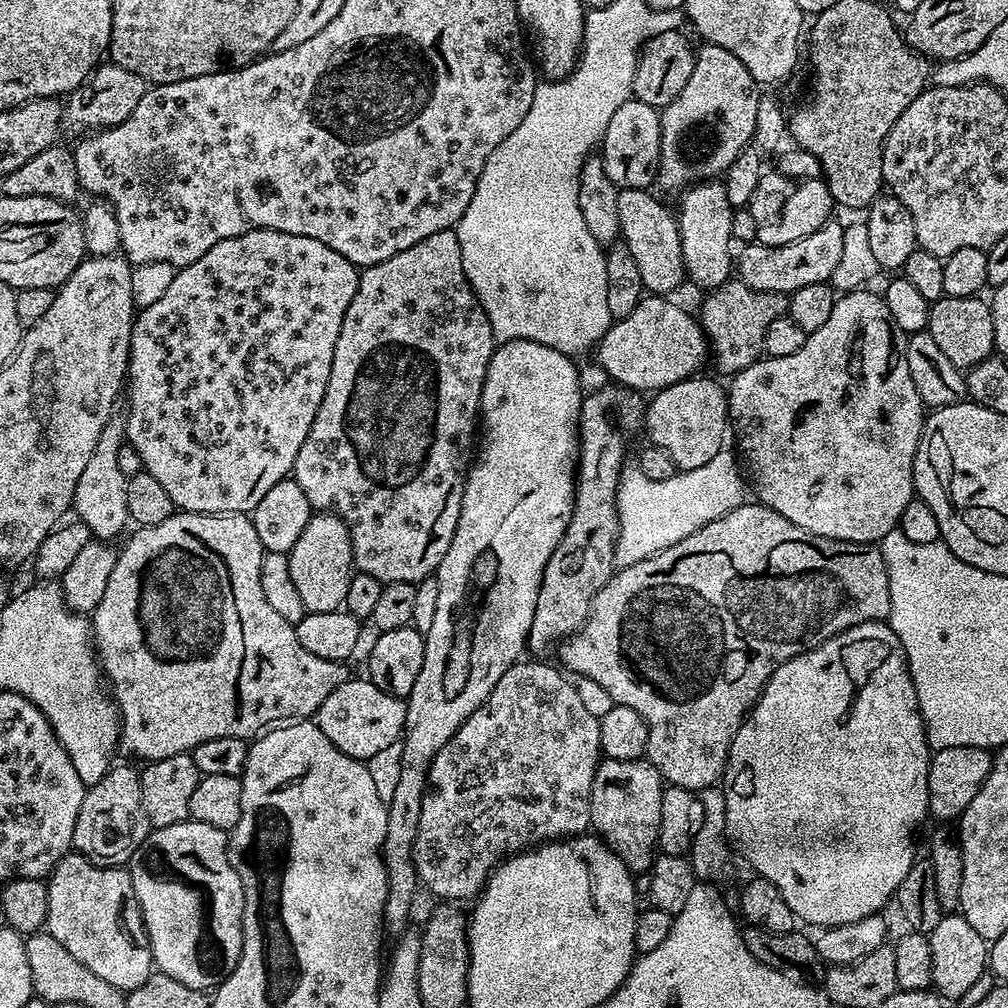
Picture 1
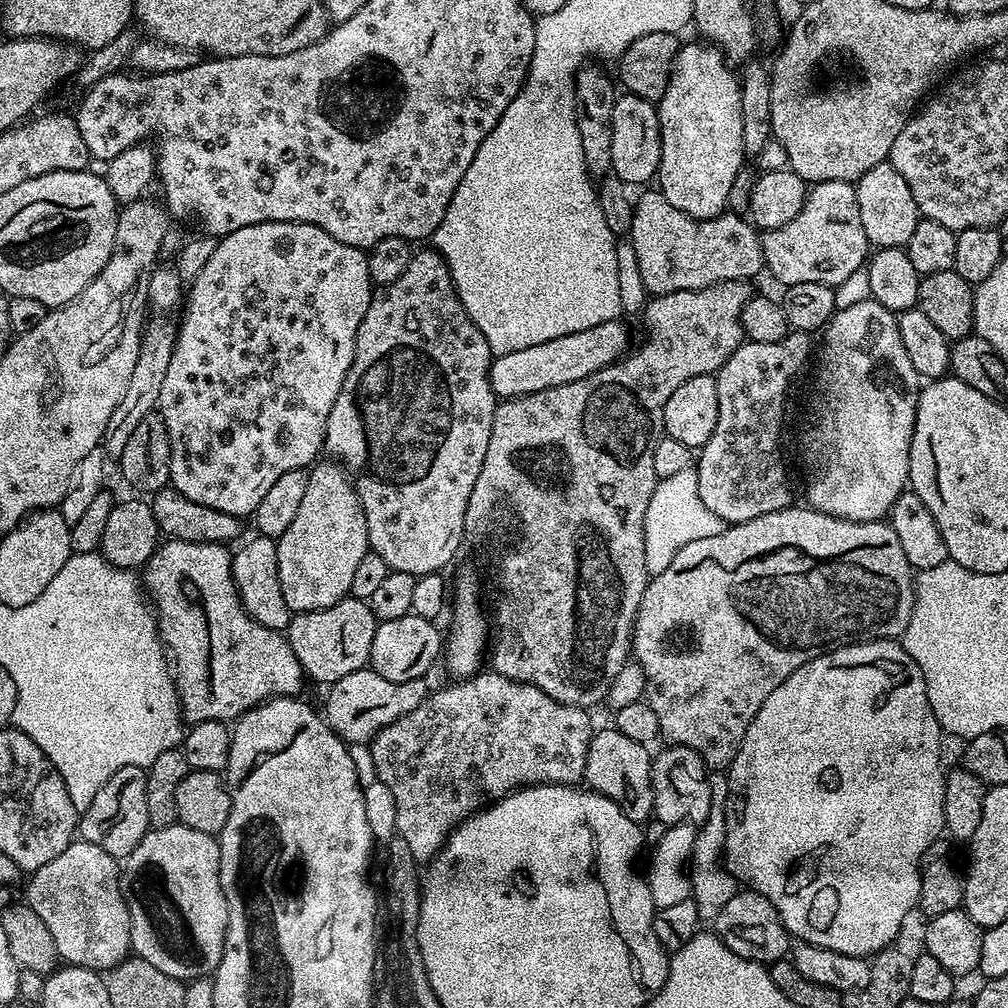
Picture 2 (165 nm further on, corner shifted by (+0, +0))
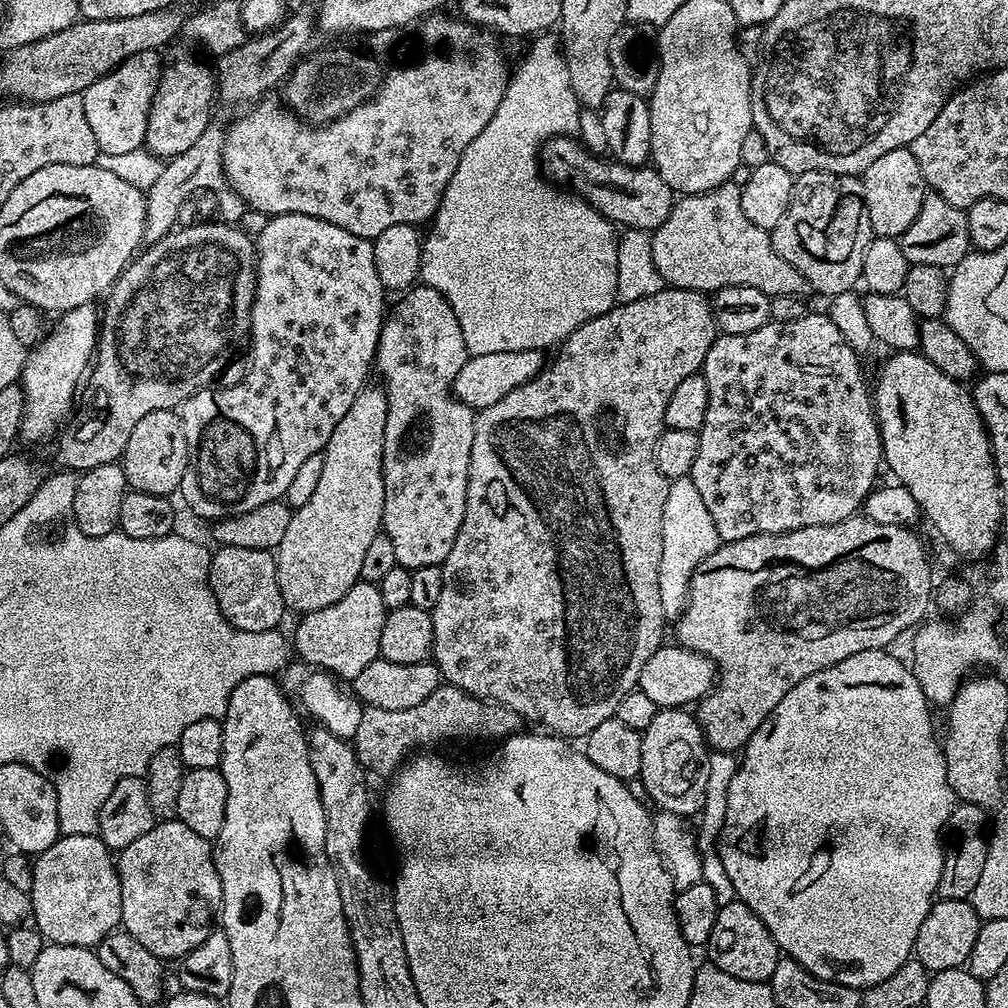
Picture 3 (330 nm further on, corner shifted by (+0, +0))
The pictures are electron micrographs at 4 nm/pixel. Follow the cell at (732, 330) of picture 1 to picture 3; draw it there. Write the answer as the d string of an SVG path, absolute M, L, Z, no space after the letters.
M664 286L660 292L650 294L649 297L639 298L636 302L617 303L616 307L611 308L606 314L578 326L578 330L571 332L569 336L559 345L556 357L551 357L550 363L543 372L539 372L534 379L518 386L518 390L510 390L506 398L498 398L494 406L479 409L476 417L476 429L474 430L474 446L470 454L470 474L468 475L468 489L466 490L466 514L462 518L462 526L458 530L458 538L454 538L454 546L450 554L445 558L442 565L442 595L438 598L438 606L432 608L432 625L434 626L434 642L432 643L432 656L434 663L440 668L440 675L447 683L458 686L466 690L470 695L477 696L480 700L487 700L494 704L501 704L510 710L514 710L525 721L537 720L540 724L545 724L545 729L559 734L564 738L587 738L594 730L594 726L602 726L602 722L613 719L618 710L618 702L626 698L626 694L637 691L642 674L642 666L646 666L646 661L650 659L650 654L658 650L665 643L664 611L662 610L662 597L658 594L658 574L660 573L660 563L662 562L662 510L666 506L666 494L670 481L661 474L656 465L656 443L661 432L666 425L664 415L666 414L666 402L670 402L670 394L674 394L676 387L682 381L691 376L697 375L703 369L704 359L710 350L710 346L715 342L718 335L716 319L712 313L711 299L703 292L686 290L685 288L674 288Z

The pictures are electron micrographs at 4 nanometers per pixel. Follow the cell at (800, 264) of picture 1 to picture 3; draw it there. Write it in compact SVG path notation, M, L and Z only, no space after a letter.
M829 172L799 173L792 205L770 235L774 250L804 276L809 289L817 288L824 298L853 291L862 274L862 258L874 238L864 205L863 179Z

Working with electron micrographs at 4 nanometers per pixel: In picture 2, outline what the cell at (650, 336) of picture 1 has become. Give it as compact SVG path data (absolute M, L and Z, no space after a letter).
M623 319L602 322L578 334L550 338L550 342L538 342L538 346L526 346L526 350L513 350L510 354L495 357L488 375L490 386L495 390L497 397L515 398L578 382L606 366L615 364L629 351L628 328L624 323Z

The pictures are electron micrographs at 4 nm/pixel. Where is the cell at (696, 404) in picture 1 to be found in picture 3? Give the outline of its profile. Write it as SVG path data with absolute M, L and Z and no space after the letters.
M812 310L807 316L794 318L790 322L766 323L758 330L750 330L750 334L717 335L704 359L702 375L684 379L676 387L674 394L670 394L670 402L666 402L665 425L699 431L698 458L694 458L691 477L706 510L710 510L710 518L714 518L714 526L721 541L741 540L758 534L782 534L806 526L826 526L842 522L861 511L865 498L877 487L876 475L880 468L882 472L884 447L880 444L880 425L876 422L874 396L870 391L869 381L868 384L864 381L860 360L861 357L848 345L846 338L842 338L842 333L838 331L838 326L834 326L831 318L823 311Z

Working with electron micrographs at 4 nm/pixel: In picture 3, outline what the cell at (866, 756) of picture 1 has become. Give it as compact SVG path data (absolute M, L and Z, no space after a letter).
M871 648L850 654L850 658L842 658L842 662L834 666L818 670L818 674L810 674L810 678L802 678L802 682L798 682L798 686L794 686L794 690L790 690L778 706L774 706L762 726L754 730L743 746L726 794L725 825L718 829L720 864L724 867L721 868L722 875L730 878L736 899L750 906L750 910L762 918L781 953L791 956L818 978L861 990L872 988L893 976L913 955L918 926L922 926L926 914L932 909L936 887L942 878L945 849L942 844L940 848L940 831L944 823L952 820L952 811L958 803L946 778L944 750L938 732L936 736L932 729L933 709L926 694L922 694L922 686L918 686L918 678L911 667L890 653L883 648Z

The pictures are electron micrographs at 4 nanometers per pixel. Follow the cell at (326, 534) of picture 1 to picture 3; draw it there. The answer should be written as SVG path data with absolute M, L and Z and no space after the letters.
M369 385L354 398L354 406L346 410L342 422L330 434L328 445L324 447L322 475L314 495L306 501L306 506L295 509L290 518L286 534L274 551L278 570L278 590L282 590L285 609L289 613L303 614L334 606L353 586L361 583L362 562L370 542L381 535L384 523L384 470L382 452L384 431L388 425L387 393Z

